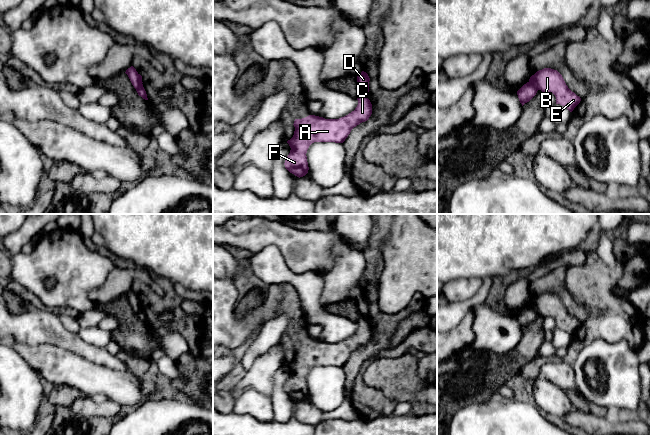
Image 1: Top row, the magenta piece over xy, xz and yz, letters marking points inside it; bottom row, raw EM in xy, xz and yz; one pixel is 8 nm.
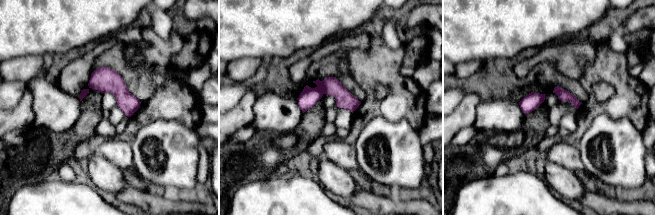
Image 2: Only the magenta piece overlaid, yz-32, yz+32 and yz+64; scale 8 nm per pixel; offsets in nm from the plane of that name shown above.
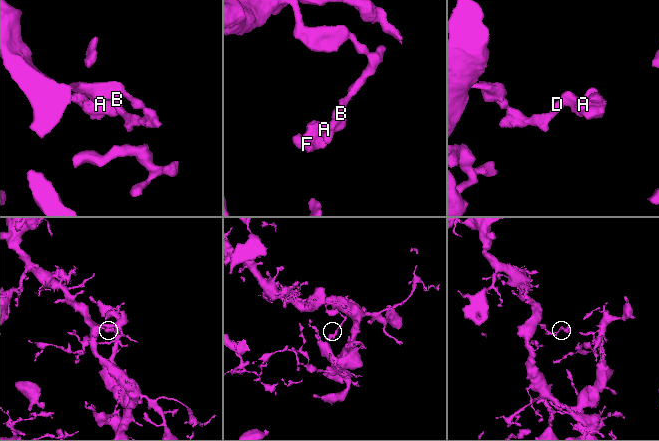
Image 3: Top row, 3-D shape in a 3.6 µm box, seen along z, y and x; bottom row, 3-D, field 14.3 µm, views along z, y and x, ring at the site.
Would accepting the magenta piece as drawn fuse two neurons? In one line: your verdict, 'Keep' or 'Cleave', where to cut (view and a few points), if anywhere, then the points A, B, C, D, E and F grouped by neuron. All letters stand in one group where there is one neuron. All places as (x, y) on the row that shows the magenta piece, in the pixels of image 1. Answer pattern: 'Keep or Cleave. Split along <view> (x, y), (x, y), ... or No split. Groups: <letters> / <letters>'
Cleave. Split along yz (529, 81), (538, 89). Groups: A B C E F / D

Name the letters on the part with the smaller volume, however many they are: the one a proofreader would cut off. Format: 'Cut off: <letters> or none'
Cut off: A, B, C, E, F

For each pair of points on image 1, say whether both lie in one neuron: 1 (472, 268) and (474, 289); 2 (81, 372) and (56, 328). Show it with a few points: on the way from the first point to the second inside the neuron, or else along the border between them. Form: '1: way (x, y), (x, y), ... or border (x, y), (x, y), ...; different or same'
1: border (482, 278), (459, 277), (450, 281); different
2: border (46, 344), (54, 344), (70, 350), (90, 361); different

